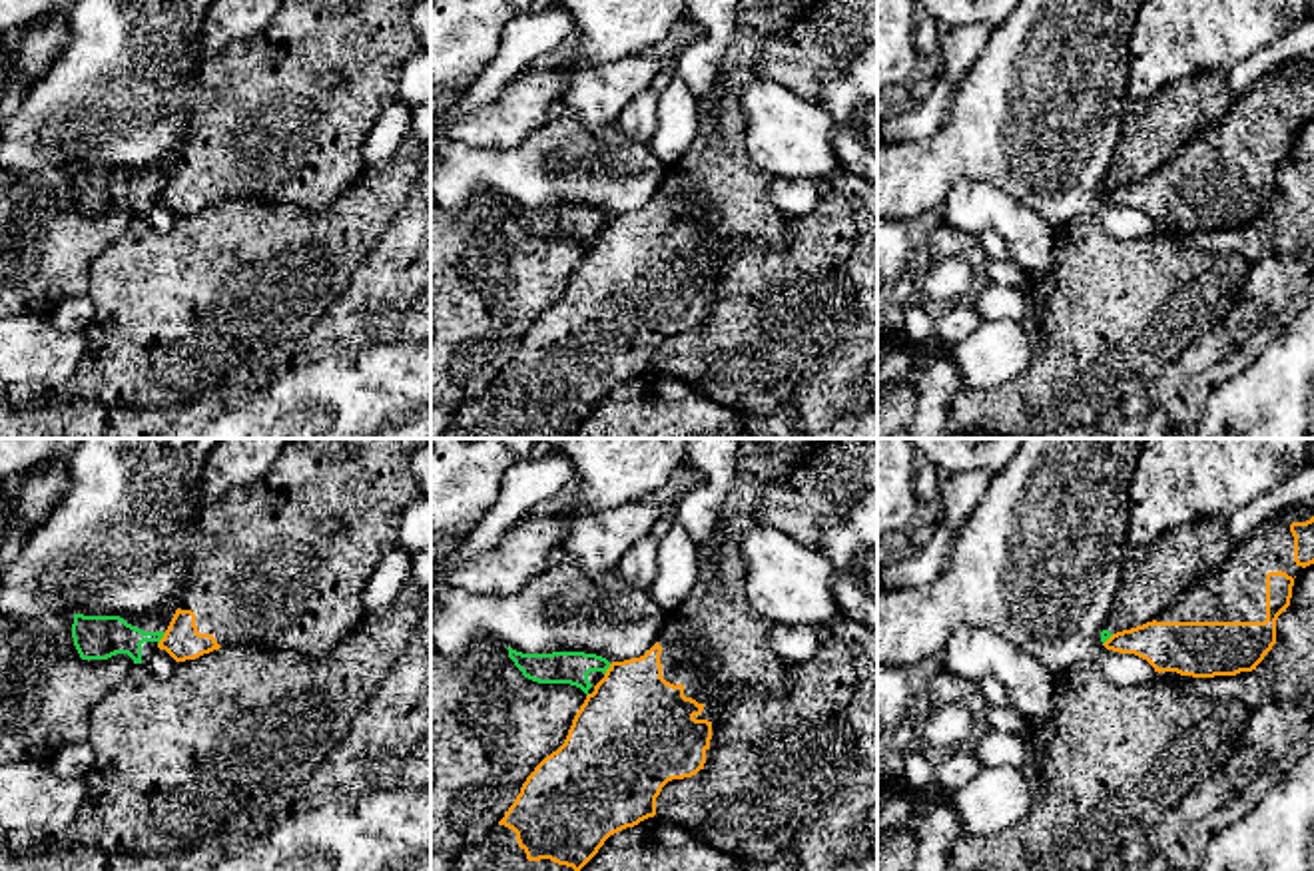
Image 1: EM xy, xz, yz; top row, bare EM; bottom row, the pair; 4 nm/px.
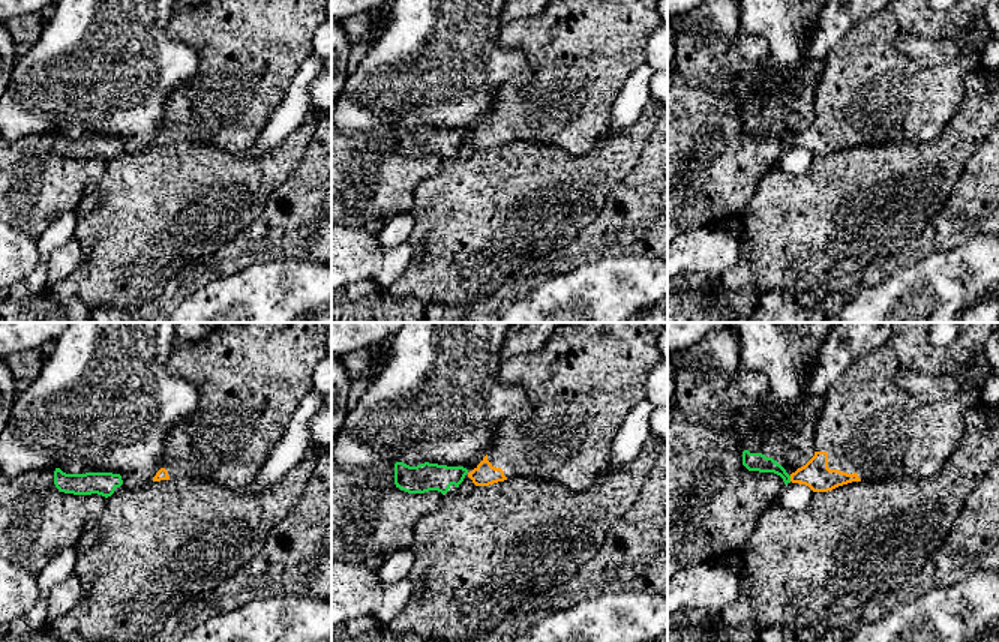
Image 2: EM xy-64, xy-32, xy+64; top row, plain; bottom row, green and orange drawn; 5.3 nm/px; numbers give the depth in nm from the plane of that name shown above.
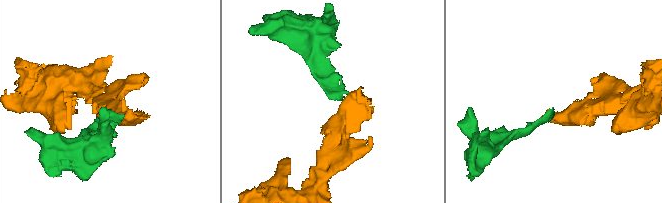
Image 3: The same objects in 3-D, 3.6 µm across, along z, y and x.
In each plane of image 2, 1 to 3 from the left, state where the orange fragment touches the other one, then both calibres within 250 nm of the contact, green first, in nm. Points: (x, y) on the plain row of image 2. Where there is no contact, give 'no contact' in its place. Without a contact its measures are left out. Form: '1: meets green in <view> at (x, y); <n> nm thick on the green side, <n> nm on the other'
1: no contact
2: no contact
3: meets green in xy+64 at (789, 143); 100 nm thick on the green side, 150 nm on the other

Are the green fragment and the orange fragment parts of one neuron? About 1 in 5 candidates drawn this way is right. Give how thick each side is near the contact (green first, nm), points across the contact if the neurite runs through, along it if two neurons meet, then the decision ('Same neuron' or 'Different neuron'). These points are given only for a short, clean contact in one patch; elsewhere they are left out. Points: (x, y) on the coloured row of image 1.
Thickness 180 nm (green) against 150 nm. Boundary: xy (166, 632), (158, 644). Different neuron

